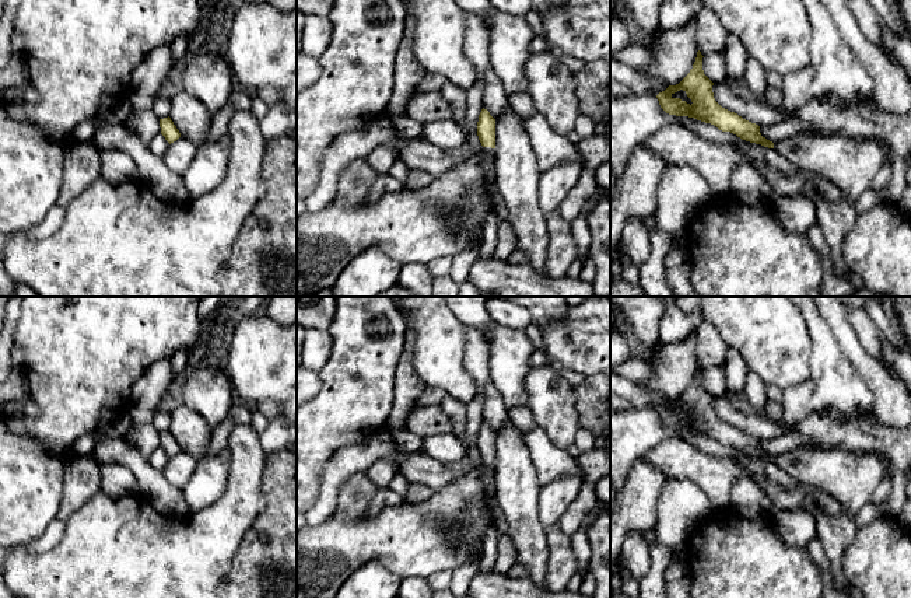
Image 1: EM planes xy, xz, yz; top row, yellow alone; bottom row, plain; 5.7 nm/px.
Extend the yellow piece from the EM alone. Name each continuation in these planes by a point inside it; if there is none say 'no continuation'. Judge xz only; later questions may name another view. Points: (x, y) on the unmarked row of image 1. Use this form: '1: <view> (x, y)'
1: xz (412, 539)

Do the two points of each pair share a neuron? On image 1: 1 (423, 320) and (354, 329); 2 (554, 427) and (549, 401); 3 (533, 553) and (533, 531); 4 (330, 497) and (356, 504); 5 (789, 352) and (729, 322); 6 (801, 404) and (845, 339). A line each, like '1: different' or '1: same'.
1: different
2: same
3: same
4: different
5: same
6: different

